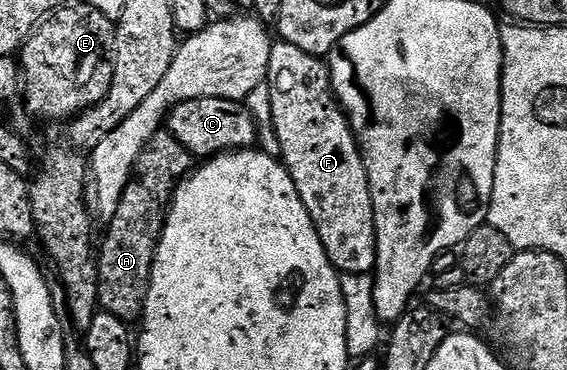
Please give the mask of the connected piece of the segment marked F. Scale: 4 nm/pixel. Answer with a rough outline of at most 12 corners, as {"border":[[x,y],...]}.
{"border":[[274,42],[280,158],[333,266],[378,264],[358,136],[325,62]]}

